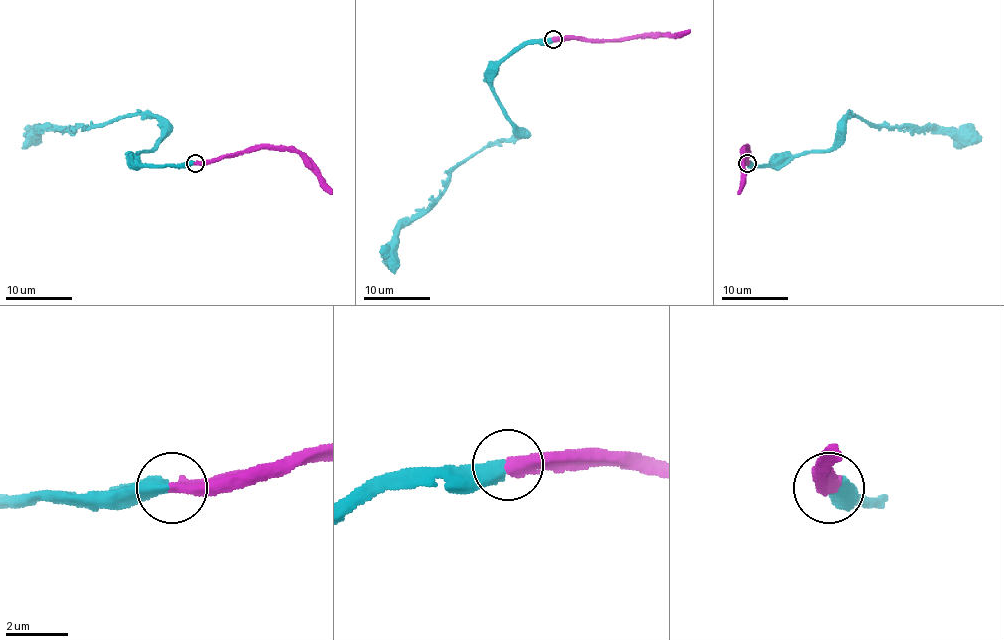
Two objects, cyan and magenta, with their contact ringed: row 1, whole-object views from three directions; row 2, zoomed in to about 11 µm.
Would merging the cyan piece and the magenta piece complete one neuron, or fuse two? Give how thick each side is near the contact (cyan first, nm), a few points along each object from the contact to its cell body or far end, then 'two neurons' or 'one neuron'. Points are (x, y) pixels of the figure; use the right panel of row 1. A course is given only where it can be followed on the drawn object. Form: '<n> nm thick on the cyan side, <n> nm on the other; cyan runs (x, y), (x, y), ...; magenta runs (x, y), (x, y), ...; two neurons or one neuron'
500 nm thick on the cyan side, 440 nm on the other; cyan runs (747, 164), (770, 165), (785, 157), (827, 152), (850, 114), (880, 125), (974, 134), (981, 140); magenta runs (747, 164), (745, 147), (744, 185), (737, 193); one neuron

